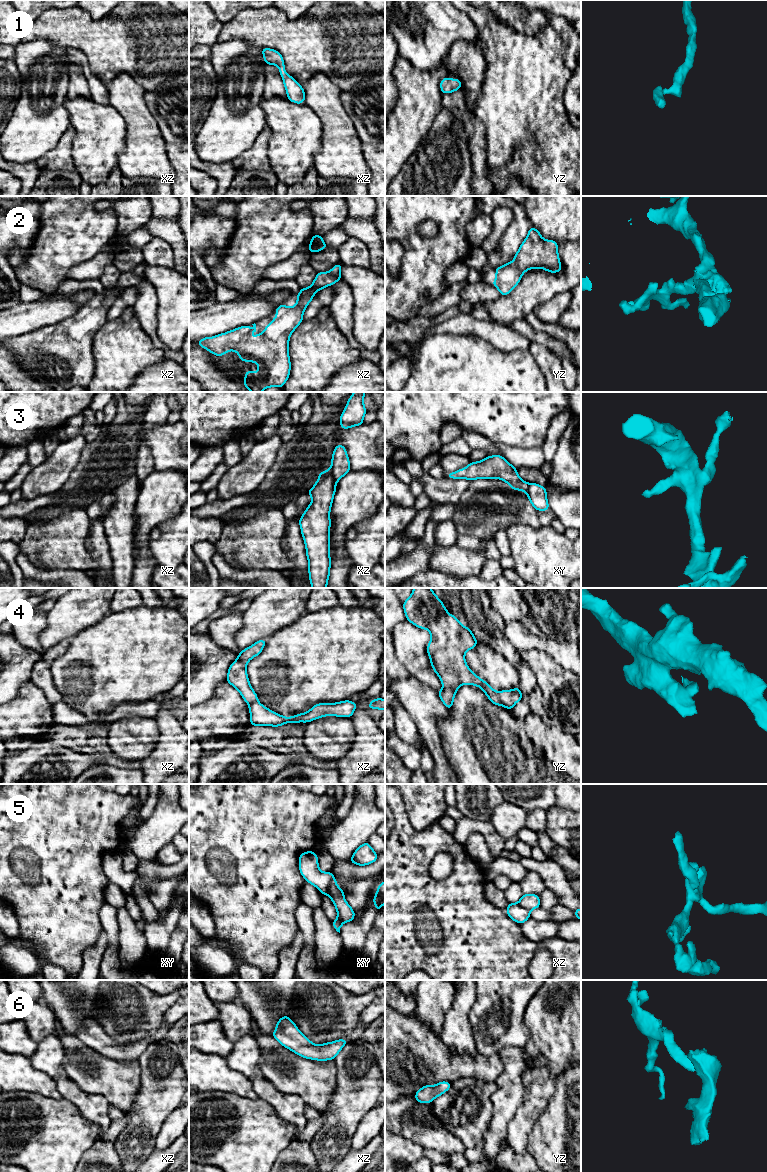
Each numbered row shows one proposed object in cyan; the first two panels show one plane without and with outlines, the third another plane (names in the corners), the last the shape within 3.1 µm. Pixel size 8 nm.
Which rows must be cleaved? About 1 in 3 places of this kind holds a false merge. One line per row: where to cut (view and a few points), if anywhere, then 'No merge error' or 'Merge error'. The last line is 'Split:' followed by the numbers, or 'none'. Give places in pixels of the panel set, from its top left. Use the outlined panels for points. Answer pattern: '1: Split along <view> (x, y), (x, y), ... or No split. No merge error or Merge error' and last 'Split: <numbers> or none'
1: No split. No merge error
2: No split. No merge error
3: Split along xz (330, 468), (330, 473), (336, 482). Merge error
4: Split along yz (497, 692), (503, 705). Merge error
5: Split along xy (333, 875), (327, 894). Merge error
6: No split. No merge error
Split: 3, 4, 5

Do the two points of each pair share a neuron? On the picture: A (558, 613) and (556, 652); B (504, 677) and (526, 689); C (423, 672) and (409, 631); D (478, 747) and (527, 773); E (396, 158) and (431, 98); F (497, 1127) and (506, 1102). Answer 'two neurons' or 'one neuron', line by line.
A: two neurons
B: two neurons
C: one neuron
D: one neuron
E: one neuron
F: one neuron

